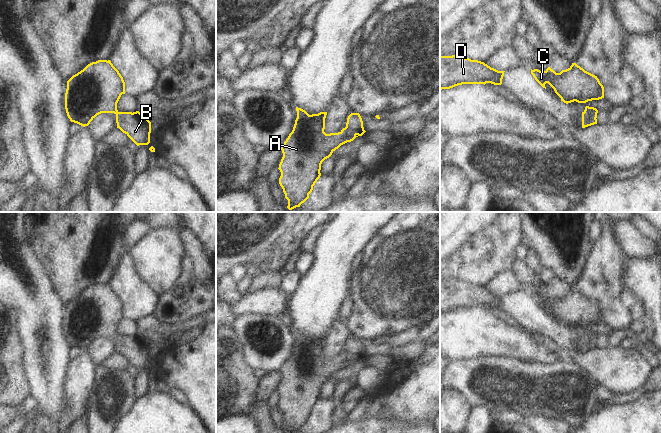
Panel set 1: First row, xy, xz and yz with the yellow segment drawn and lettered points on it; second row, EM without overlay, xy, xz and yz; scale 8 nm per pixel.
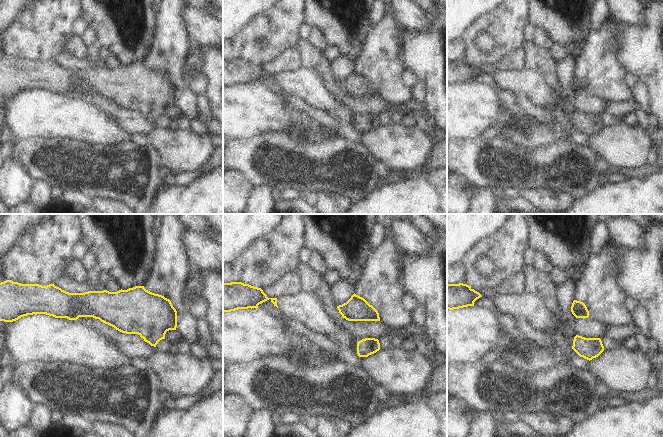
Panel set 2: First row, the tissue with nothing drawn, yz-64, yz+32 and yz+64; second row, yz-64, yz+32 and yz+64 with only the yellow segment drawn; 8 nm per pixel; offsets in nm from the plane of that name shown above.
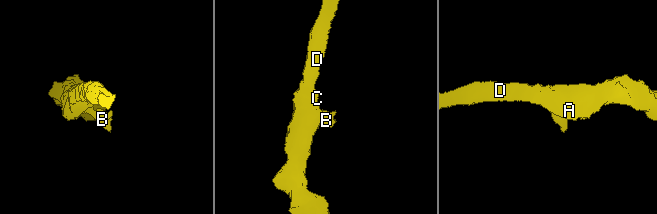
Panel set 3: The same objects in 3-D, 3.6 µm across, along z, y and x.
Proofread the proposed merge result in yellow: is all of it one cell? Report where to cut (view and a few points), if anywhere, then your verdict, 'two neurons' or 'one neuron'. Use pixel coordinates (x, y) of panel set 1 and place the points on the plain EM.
no cut; one neuron

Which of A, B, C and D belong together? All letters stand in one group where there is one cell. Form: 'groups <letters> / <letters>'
groups A B C D

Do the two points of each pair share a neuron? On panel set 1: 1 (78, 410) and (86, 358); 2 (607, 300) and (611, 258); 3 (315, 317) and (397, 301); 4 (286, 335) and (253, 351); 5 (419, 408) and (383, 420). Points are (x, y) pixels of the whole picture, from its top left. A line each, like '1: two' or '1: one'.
1: one
2: one
3: two
4: one
5: two

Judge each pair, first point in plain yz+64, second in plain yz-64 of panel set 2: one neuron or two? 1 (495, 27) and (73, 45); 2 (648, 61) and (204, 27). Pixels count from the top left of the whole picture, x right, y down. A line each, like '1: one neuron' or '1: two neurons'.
1: two neurons
2: two neurons

